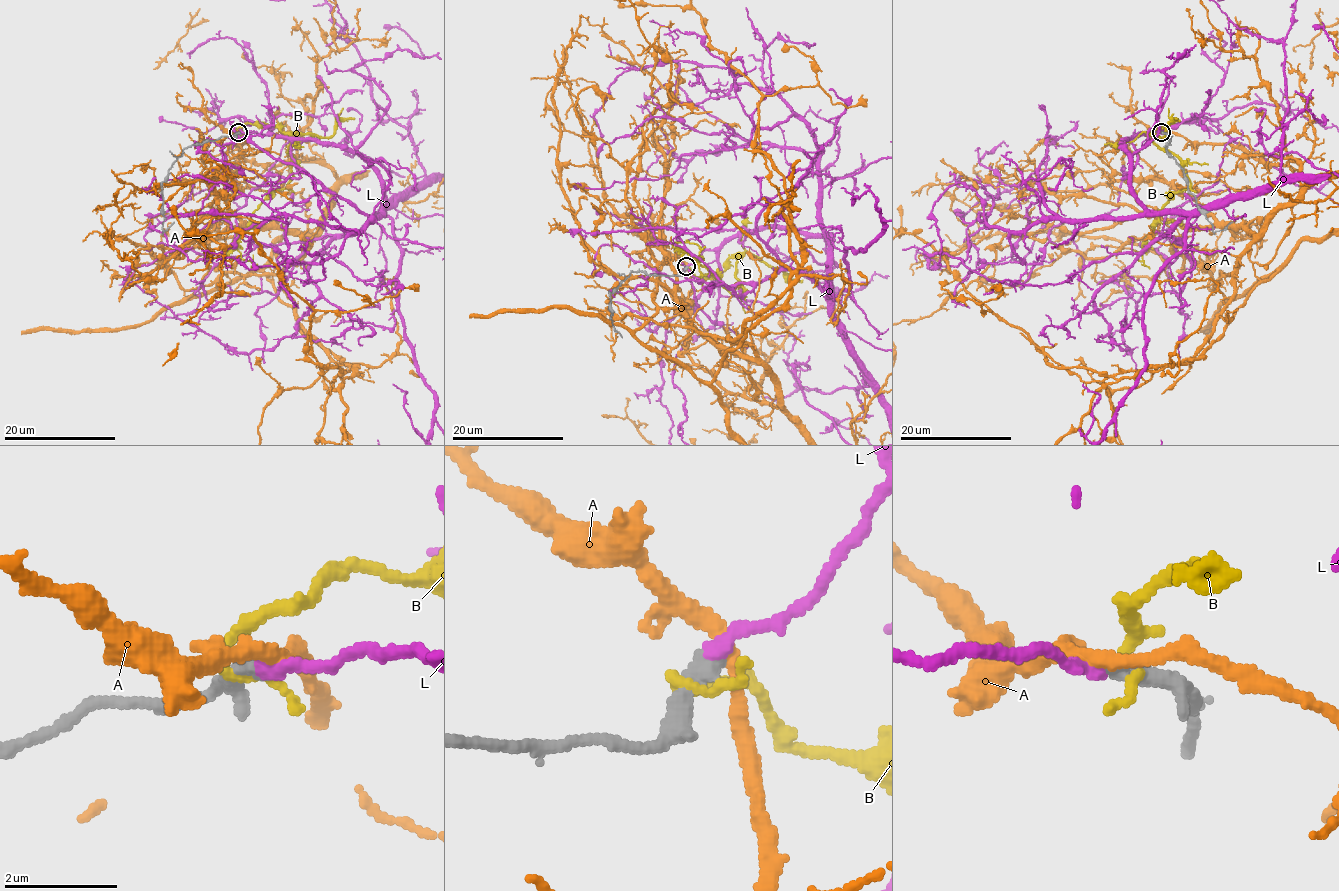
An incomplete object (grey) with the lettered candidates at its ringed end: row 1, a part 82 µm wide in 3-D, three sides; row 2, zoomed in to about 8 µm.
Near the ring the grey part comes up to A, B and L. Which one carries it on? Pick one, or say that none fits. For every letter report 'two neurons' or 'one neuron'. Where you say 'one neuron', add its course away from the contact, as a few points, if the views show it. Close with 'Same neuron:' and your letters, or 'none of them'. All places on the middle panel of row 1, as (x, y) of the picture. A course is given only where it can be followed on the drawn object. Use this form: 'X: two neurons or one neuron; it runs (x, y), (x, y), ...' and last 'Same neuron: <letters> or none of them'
A: two neurons
B: two neurons
L: one neuron
Same neuron: L

